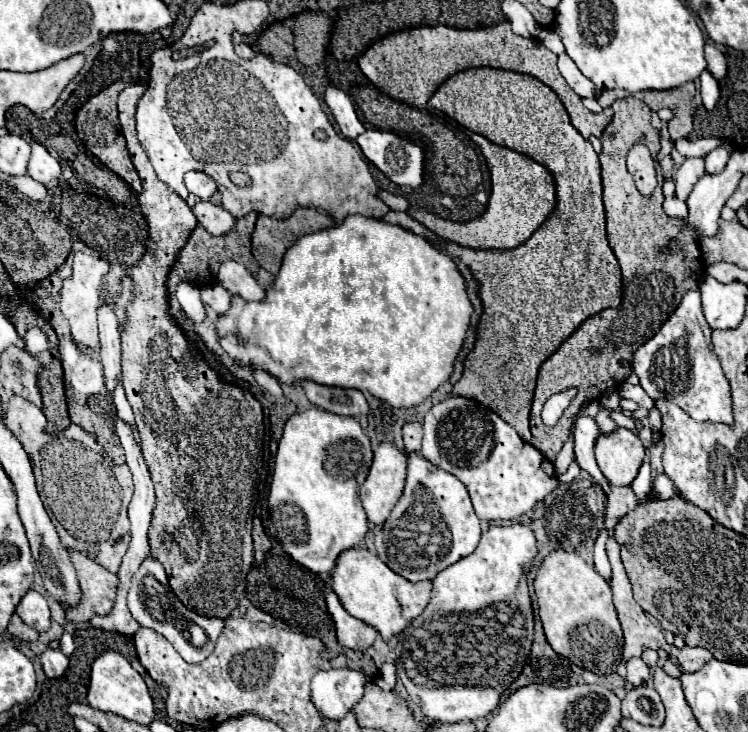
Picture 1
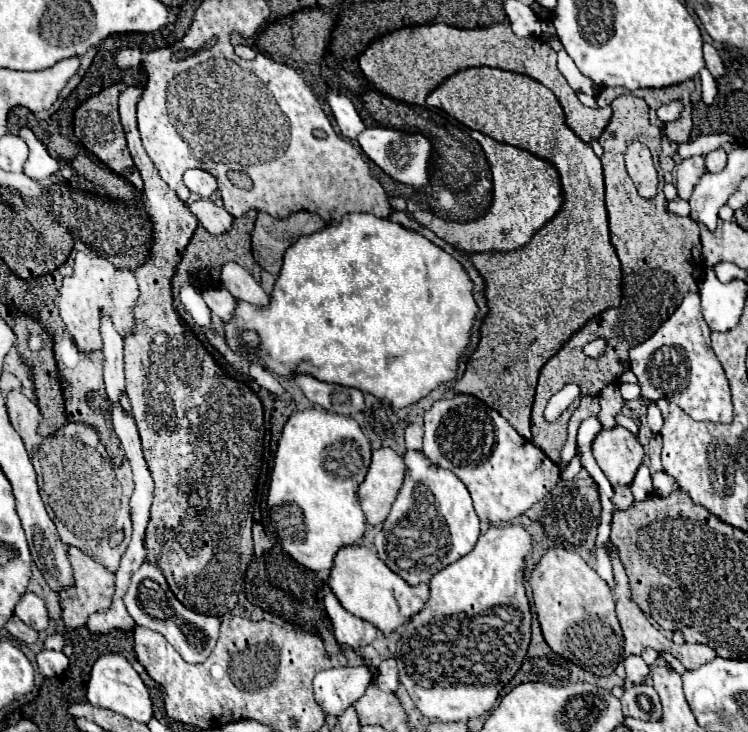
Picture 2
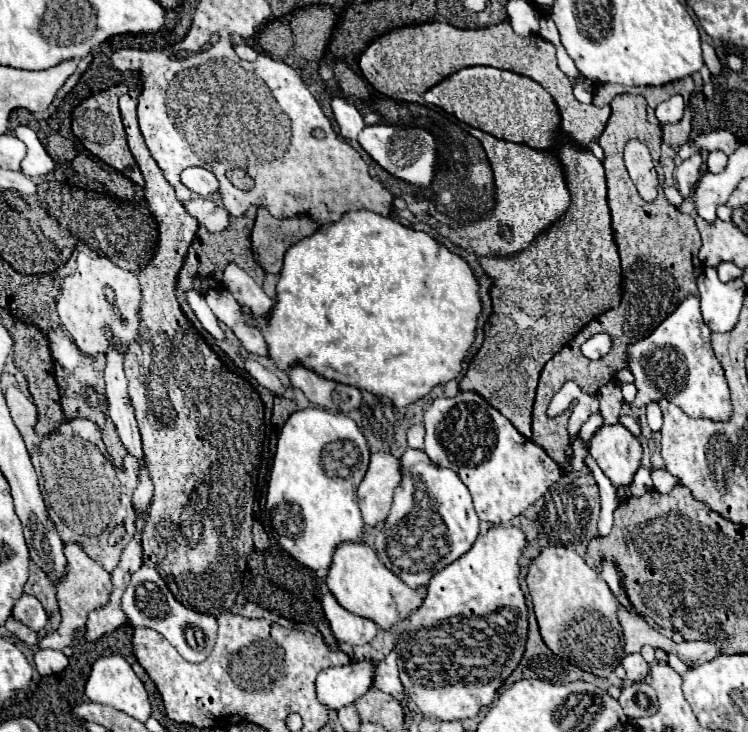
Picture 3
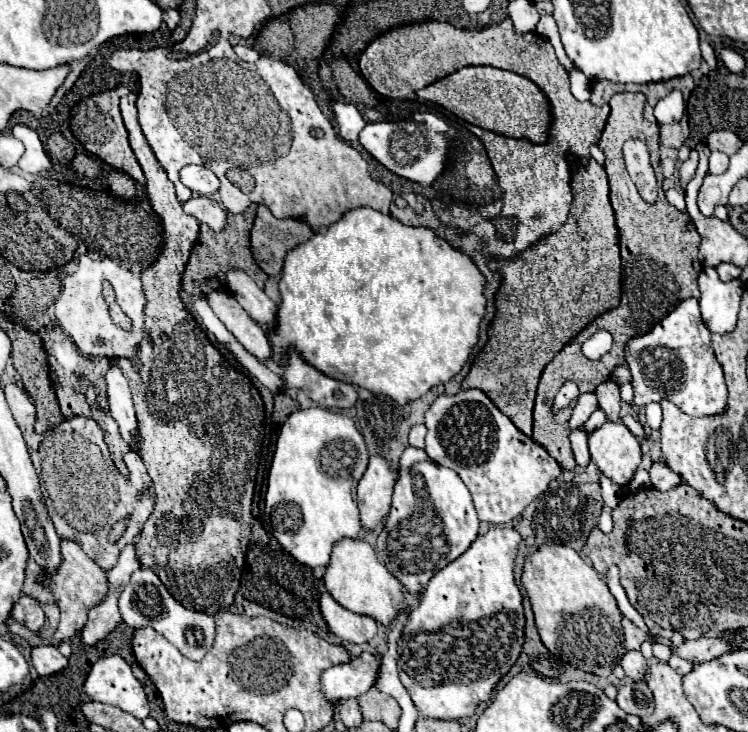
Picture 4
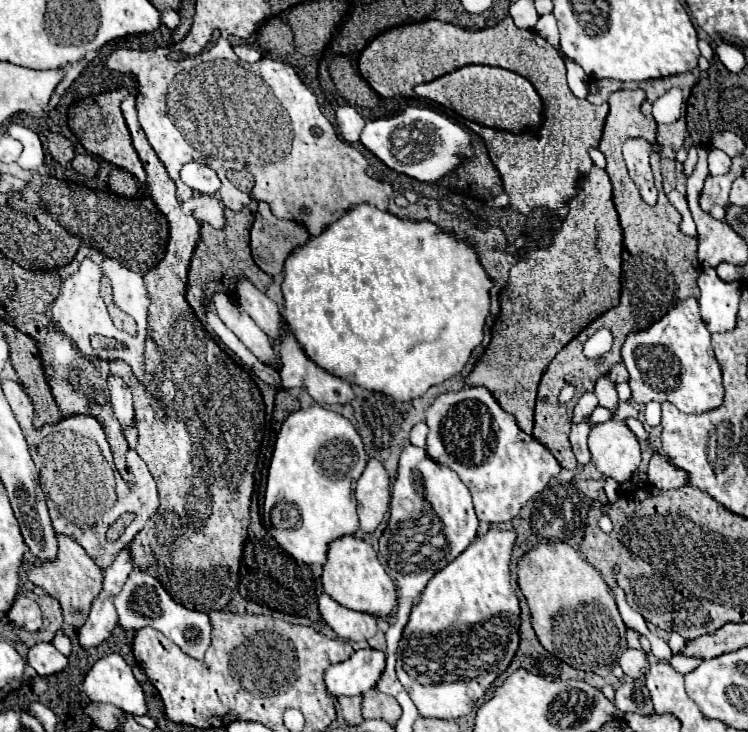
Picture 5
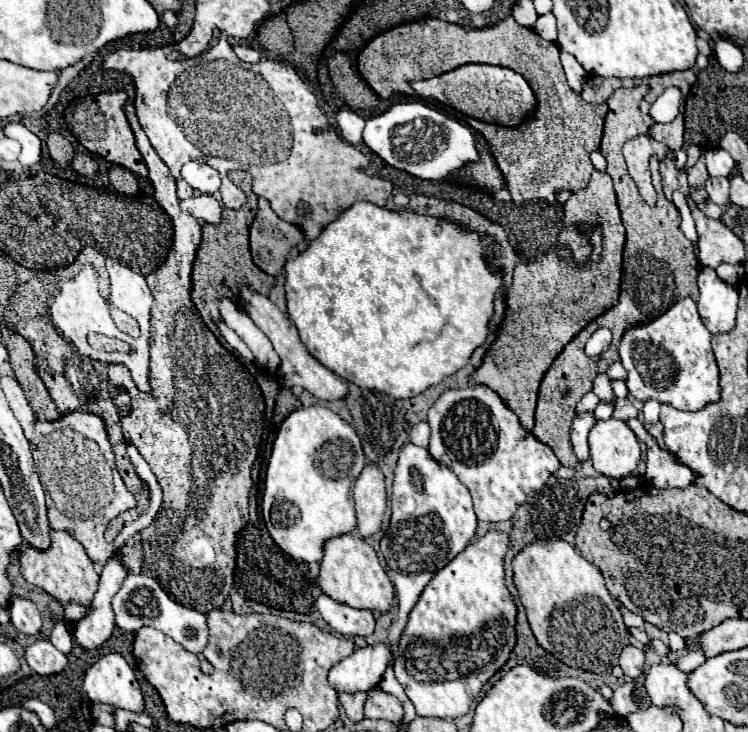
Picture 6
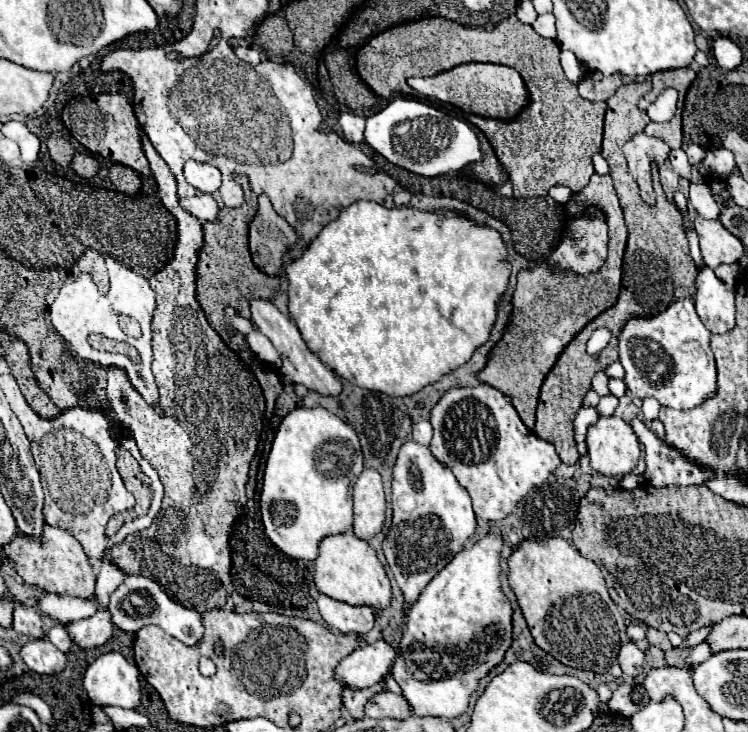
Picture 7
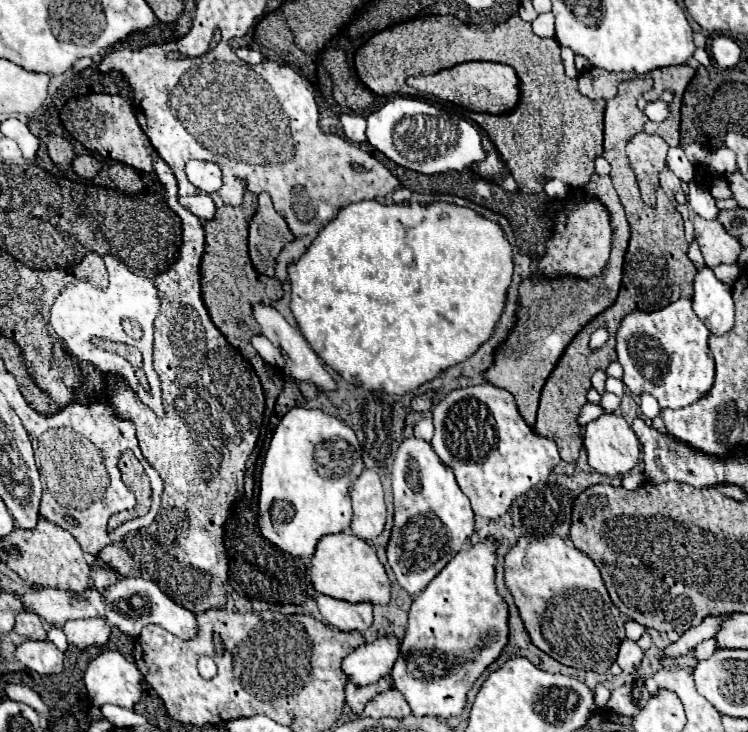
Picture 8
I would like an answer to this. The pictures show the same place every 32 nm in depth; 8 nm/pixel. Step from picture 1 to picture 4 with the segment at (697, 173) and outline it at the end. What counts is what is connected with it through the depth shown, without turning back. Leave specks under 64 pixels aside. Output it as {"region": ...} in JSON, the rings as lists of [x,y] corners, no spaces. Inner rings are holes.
{"region":[[[692,150],[690,158],[684,160],[684,162],[680,164],[680,168],[678,168],[678,180],[680,180],[682,190],[686,190],[686,184],[692,180],[692,176],[694,176],[694,172],[696,172],[696,166],[698,166],[698,152]]]}

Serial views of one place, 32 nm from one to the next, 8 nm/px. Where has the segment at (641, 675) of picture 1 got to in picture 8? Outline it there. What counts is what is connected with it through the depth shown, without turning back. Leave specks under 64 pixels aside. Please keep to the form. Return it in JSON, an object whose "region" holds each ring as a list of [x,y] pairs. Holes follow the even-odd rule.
{"region":[[[624,640],[622,646],[620,646],[616,662],[622,668],[622,672],[636,674],[640,664],[642,664],[642,658],[644,658],[644,652],[640,650],[640,646],[634,640]]]}

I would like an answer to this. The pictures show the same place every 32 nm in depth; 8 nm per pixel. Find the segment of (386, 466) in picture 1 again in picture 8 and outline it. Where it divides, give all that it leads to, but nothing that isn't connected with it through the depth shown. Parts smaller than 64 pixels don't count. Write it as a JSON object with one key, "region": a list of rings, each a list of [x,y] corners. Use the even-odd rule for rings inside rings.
{"region":[[[364,468],[364,472],[360,474],[352,488],[352,504],[354,504],[352,532],[362,540],[376,538],[384,530],[386,520],[382,482],[376,472]]]}

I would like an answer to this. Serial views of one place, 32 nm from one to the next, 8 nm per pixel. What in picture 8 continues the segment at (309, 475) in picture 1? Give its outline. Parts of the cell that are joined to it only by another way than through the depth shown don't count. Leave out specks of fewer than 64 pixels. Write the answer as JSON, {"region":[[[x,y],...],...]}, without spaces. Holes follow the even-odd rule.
{"region":[[[292,408],[278,424],[270,450],[264,460],[260,476],[260,498],[258,498],[258,524],[262,534],[276,544],[284,546],[284,552],[290,556],[312,558],[316,544],[326,534],[338,534],[350,528],[352,522],[352,504],[350,504],[350,486],[364,470],[360,444],[352,428],[340,418],[318,410],[318,408]]]}

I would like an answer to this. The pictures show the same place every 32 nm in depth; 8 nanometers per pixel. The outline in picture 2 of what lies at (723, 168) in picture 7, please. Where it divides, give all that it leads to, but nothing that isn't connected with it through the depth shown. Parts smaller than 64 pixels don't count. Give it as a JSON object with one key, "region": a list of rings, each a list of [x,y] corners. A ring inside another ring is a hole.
{"region":[[[718,148],[706,156],[706,170],[708,172],[720,172],[724,168],[724,164],[726,164],[726,152],[722,148]]]}

